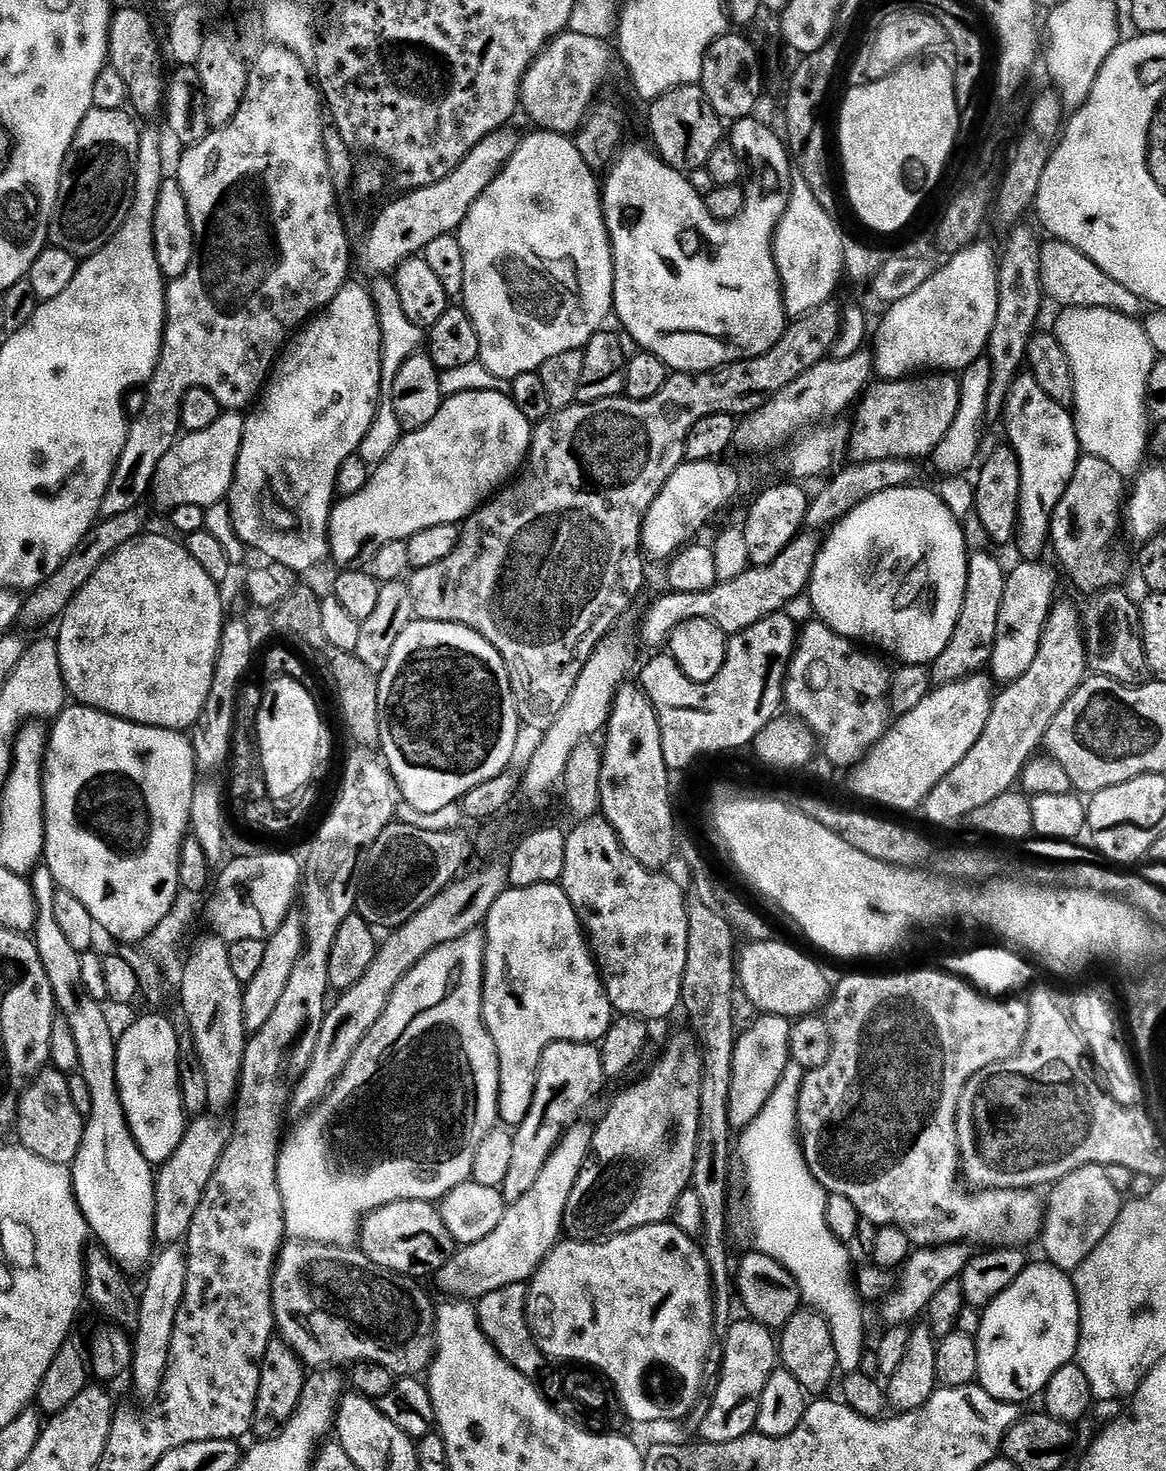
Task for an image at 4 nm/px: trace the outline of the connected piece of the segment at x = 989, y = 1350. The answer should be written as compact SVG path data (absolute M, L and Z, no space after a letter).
M1047 1262L1029 1263L1022 1274L994 1302L983 1309L980 1335L975 1337L980 1375L978 1383L996 1400L1023 1405L1031 1396L1039 1397L1044 1387L1062 1370L1073 1363L1076 1347L1080 1345L1080 1299L1076 1296L1073 1277Z

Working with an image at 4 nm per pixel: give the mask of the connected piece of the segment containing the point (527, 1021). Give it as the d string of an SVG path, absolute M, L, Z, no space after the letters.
M559 883L529 888L509 887L501 892L494 906L490 906L483 932L486 941L482 948L484 1024L492 1036L500 1063L498 1120L504 1126L518 1126L532 1105L536 1071L540 1068L546 1046L555 1040L573 1040L576 1044L603 1041L613 1022L614 1009L604 993L604 981L586 933Z

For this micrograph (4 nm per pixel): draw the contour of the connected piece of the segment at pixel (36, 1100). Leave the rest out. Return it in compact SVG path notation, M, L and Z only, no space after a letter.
M48 1066L37 1072L21 1092L14 1132L20 1135L19 1147L38 1154L38 1158L46 1158L46 1162L71 1166L82 1146L84 1121L85 1117L74 1108L69 1077Z

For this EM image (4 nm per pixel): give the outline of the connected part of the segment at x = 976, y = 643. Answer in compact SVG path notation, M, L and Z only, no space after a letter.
M980 550L969 555L966 594L958 626L954 626L954 634L946 650L942 650L942 654L930 668L931 683L936 688L945 688L947 684L956 684L968 676L983 673L991 665L994 642L998 634L998 610L1002 610L1002 598L1006 594L1008 577L1006 568L984 552L986 551Z

